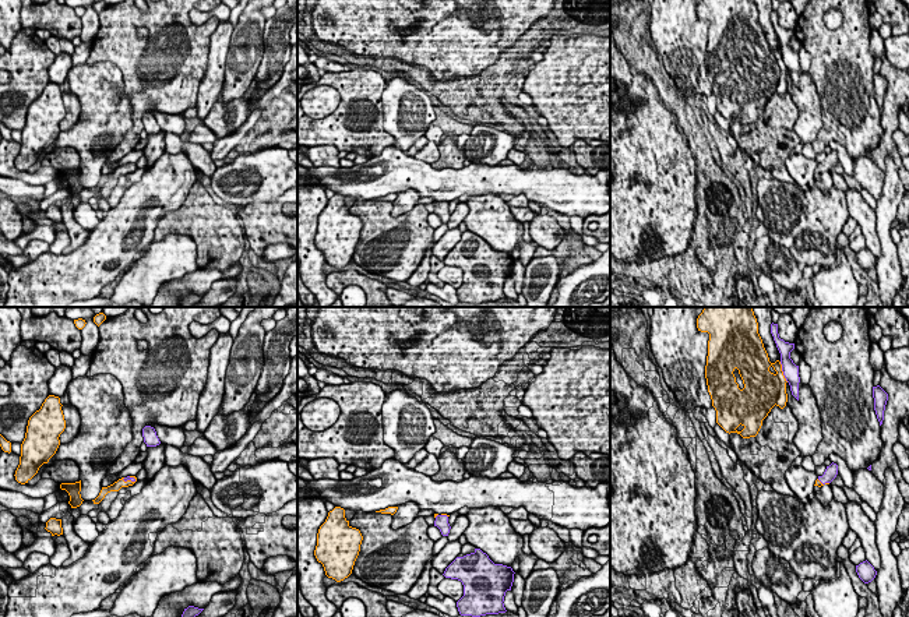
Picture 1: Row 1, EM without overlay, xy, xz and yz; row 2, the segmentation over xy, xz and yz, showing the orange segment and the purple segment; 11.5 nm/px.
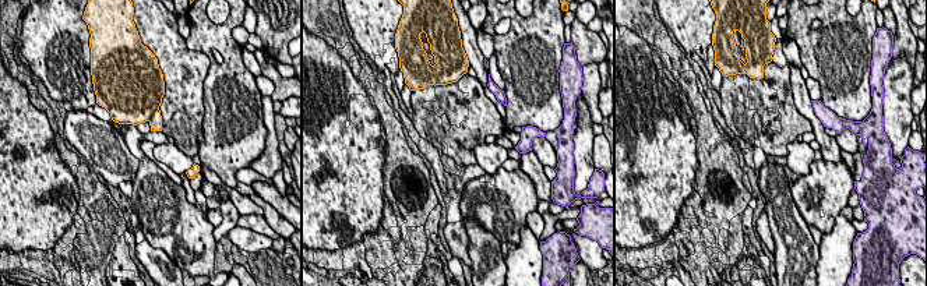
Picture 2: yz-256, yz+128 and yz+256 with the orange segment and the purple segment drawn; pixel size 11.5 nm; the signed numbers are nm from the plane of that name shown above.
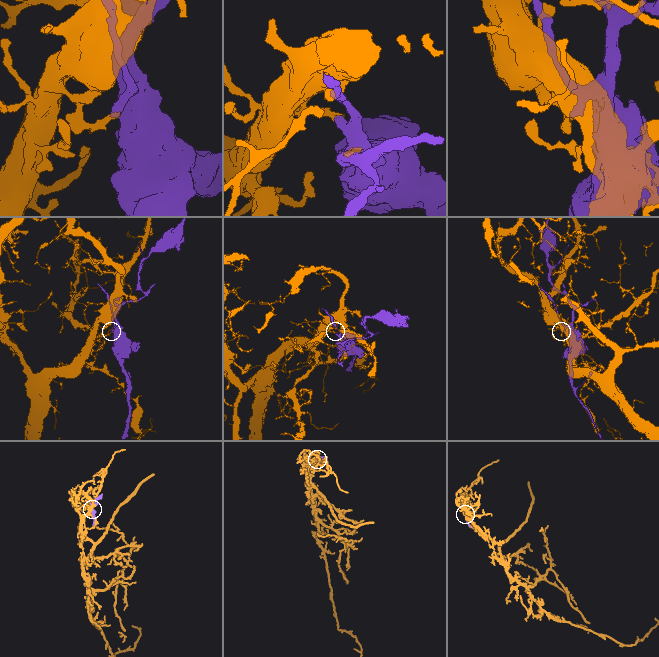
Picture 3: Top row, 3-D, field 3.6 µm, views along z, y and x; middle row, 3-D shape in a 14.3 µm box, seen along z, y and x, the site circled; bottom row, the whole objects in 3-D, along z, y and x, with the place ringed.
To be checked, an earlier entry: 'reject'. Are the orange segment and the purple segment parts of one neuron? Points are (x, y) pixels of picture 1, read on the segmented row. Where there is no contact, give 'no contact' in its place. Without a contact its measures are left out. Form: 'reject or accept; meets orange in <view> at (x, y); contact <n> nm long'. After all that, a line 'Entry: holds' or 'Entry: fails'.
reject; meets orange in yz at (782, 372); contact 260 nm long
Entry: holds

